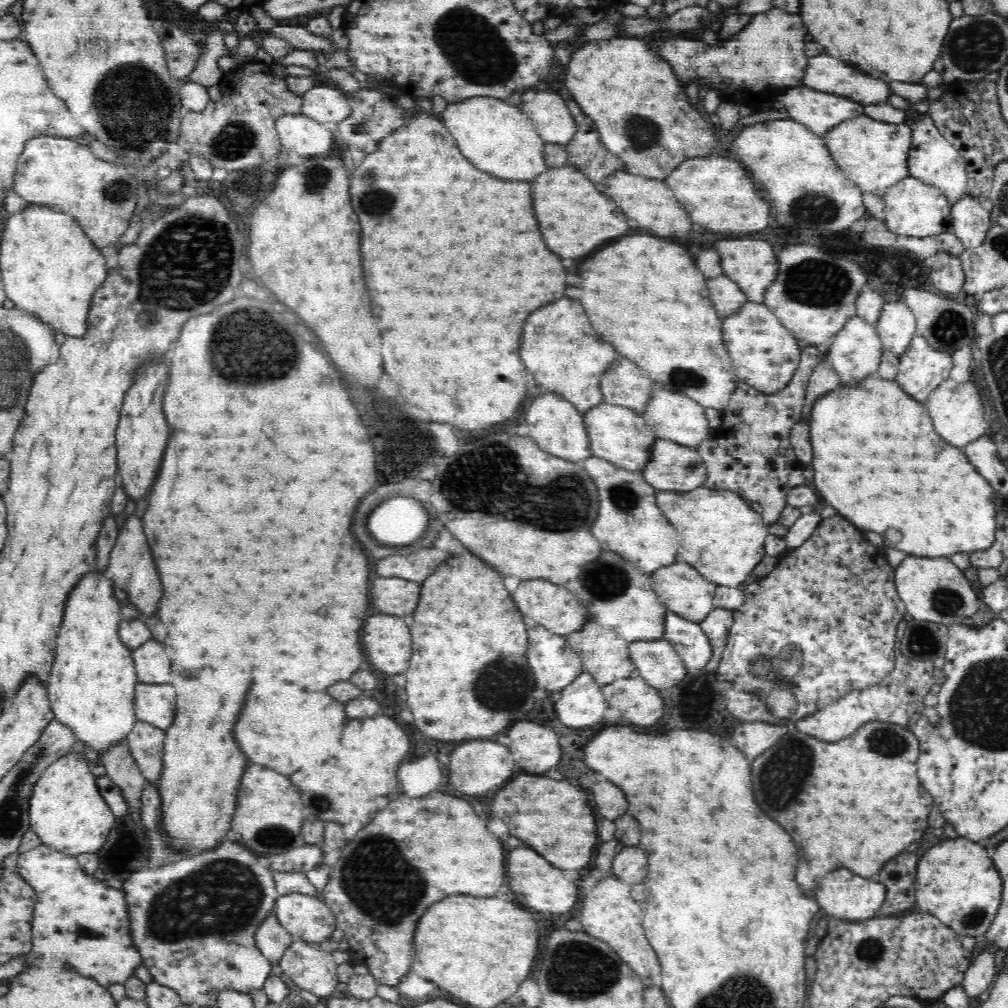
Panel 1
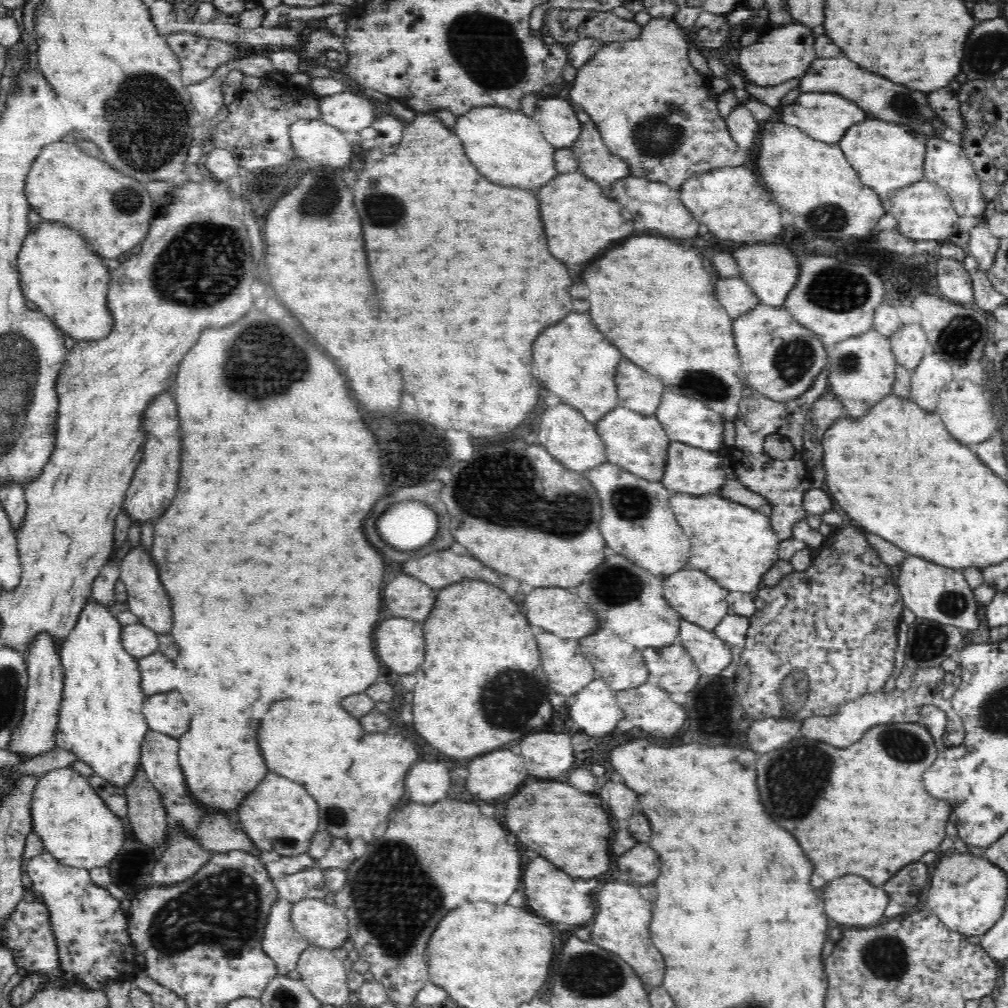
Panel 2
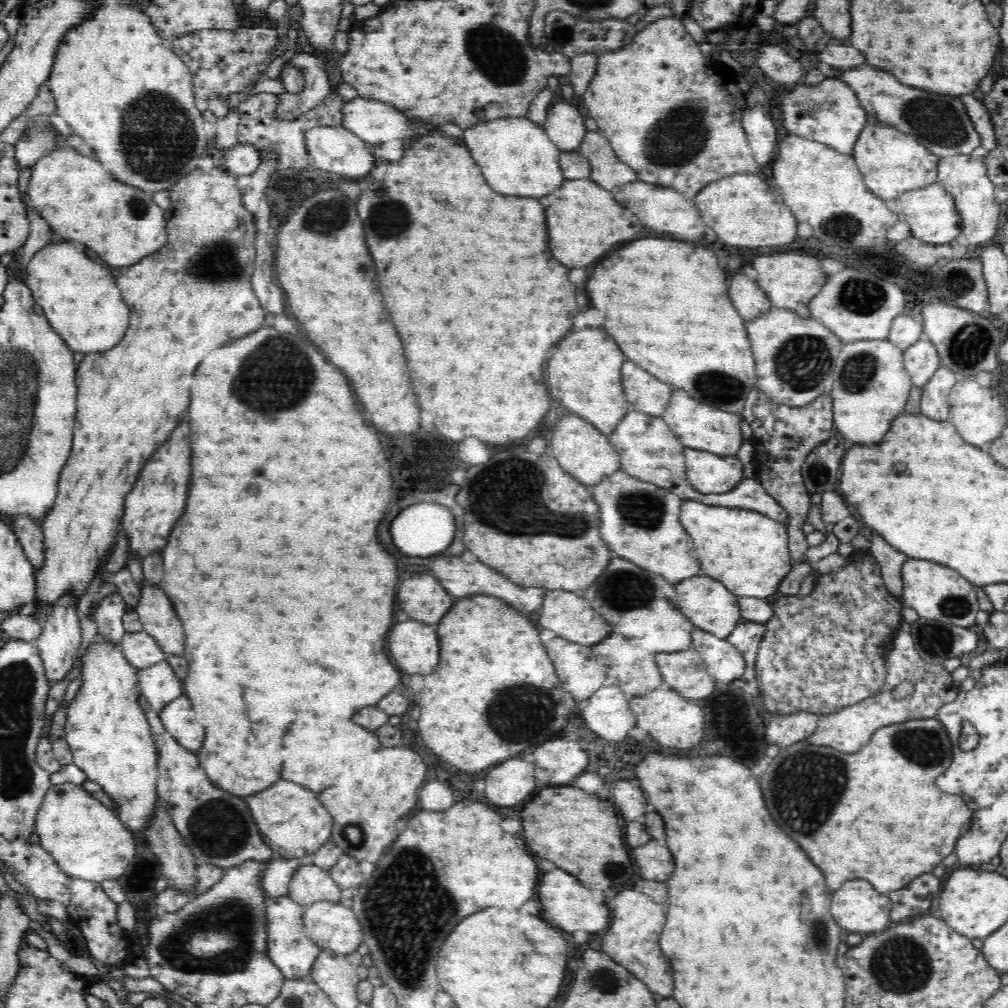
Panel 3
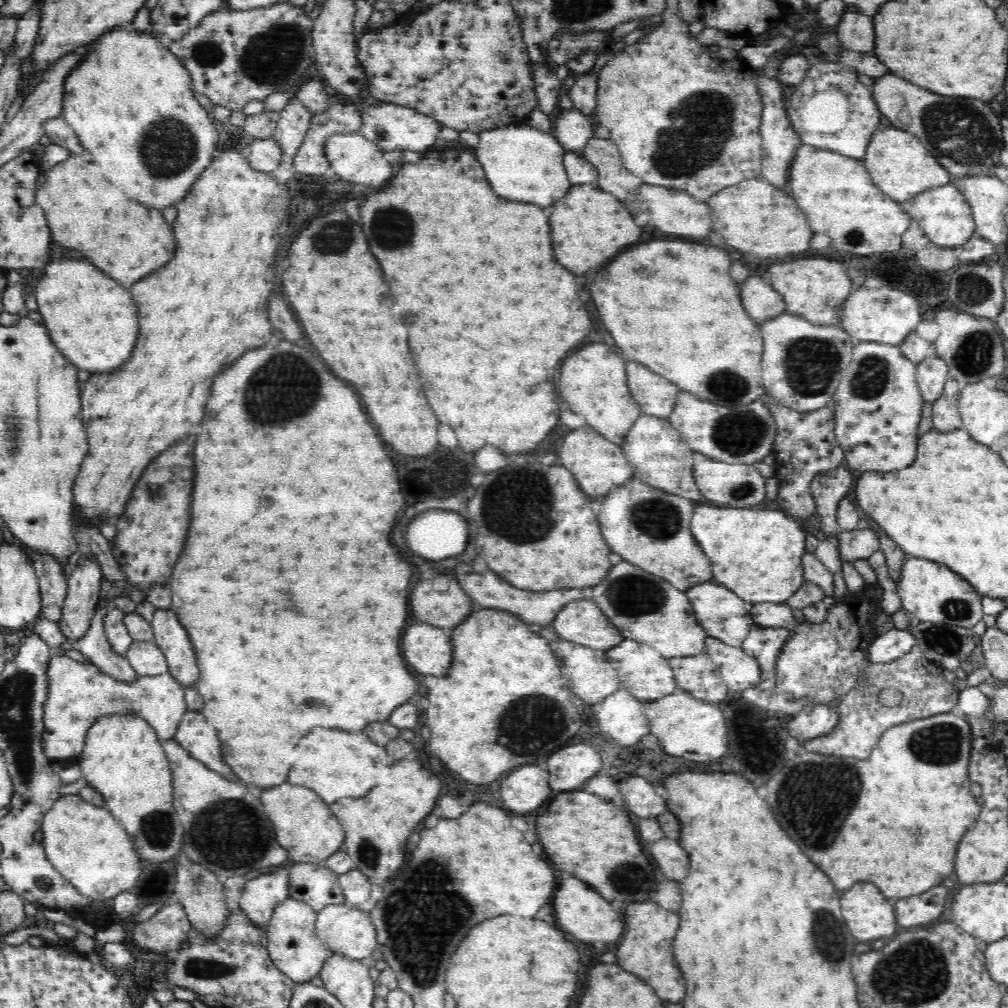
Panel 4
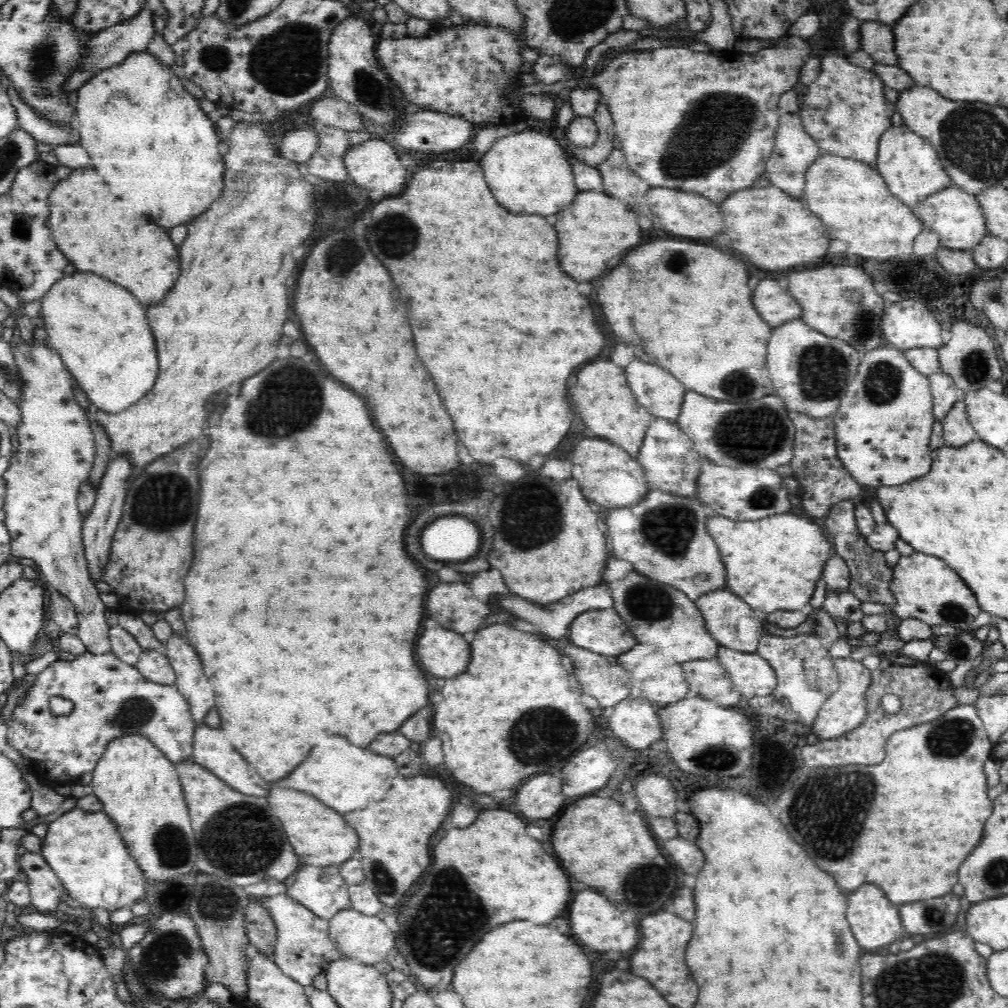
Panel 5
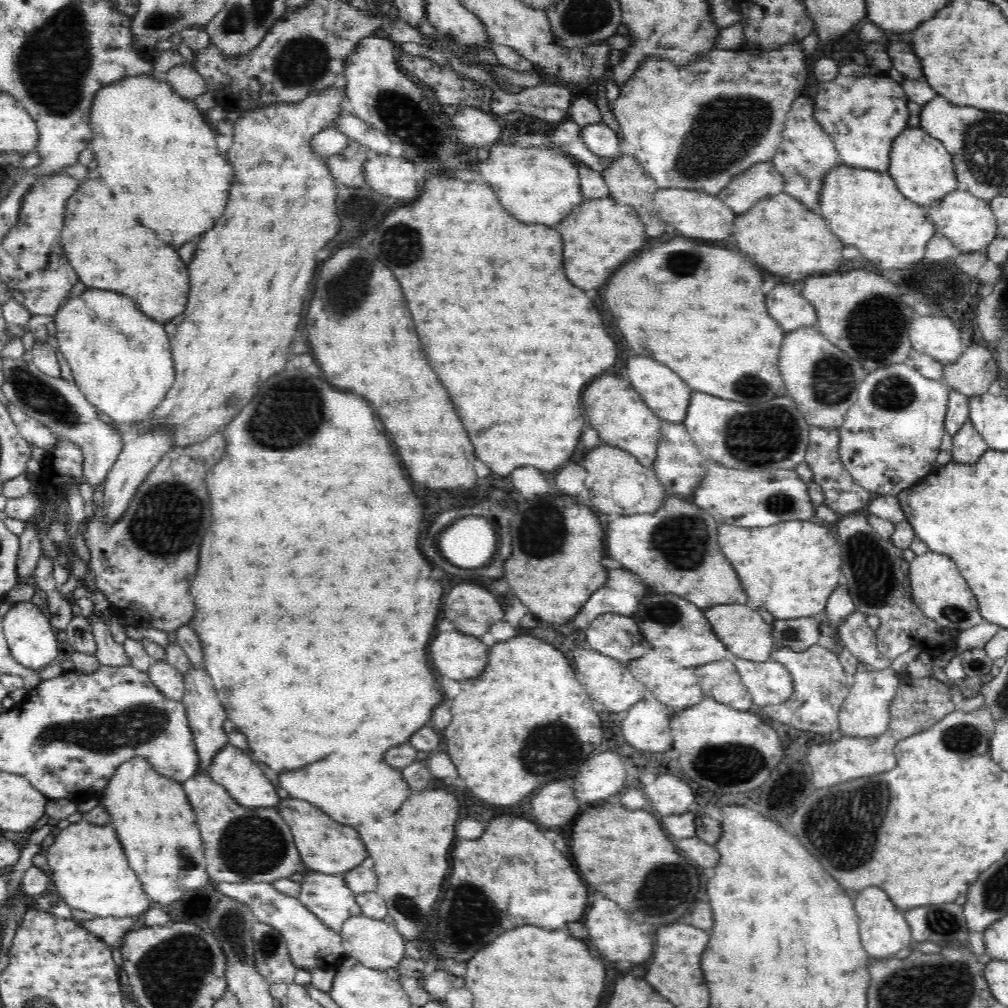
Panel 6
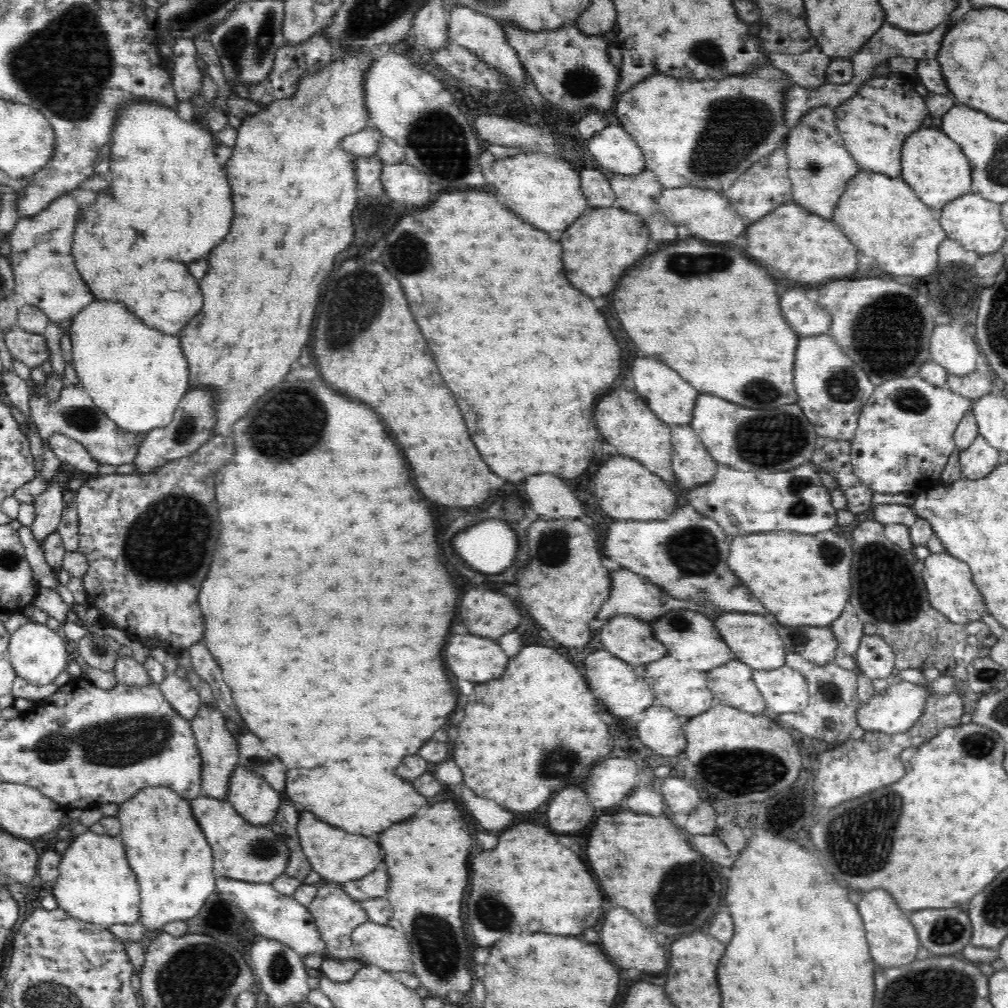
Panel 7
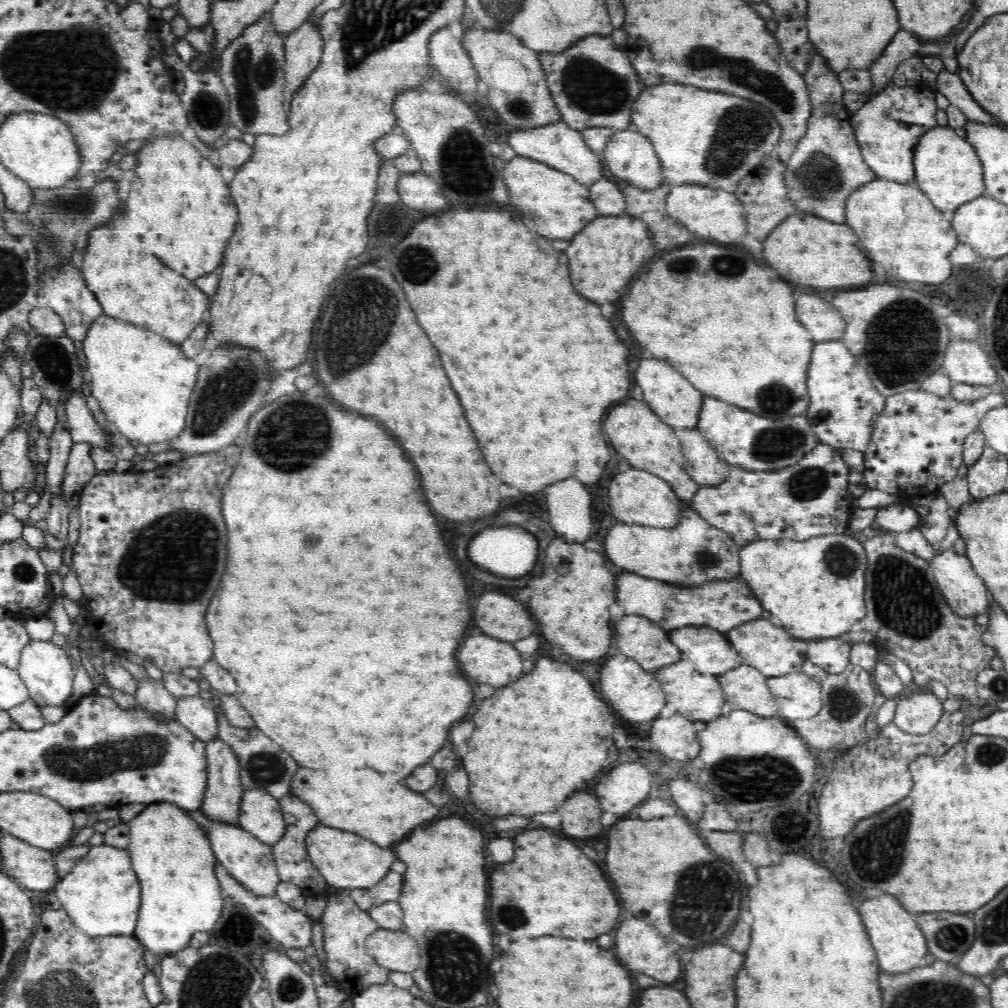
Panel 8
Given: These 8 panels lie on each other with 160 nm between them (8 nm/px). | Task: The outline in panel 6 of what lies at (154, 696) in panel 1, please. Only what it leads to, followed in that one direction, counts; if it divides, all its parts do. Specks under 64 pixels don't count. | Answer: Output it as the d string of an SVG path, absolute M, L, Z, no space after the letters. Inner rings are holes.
M222 745L211 756L211 760L207 764L207 773L218 784L222 785L238 804L250 808L270 808L277 807L279 804L280 797L276 793L276 788L269 779L266 779L260 765L256 764L250 755L234 747L234 745Z

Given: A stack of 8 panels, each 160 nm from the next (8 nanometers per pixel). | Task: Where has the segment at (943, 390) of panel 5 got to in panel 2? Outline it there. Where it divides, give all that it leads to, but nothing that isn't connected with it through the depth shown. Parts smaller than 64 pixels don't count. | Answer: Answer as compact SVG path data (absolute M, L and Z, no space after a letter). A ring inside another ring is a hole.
M916 321L900 326L889 338L897 364L908 370L914 369L923 354L930 351L925 332Z

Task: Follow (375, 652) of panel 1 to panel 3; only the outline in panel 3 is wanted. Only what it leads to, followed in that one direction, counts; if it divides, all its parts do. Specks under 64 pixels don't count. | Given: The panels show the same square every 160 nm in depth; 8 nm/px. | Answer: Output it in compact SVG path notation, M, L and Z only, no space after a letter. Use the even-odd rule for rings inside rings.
M400 622L388 634L390 656L408 674L426 676L438 664L436 626L420 622Z

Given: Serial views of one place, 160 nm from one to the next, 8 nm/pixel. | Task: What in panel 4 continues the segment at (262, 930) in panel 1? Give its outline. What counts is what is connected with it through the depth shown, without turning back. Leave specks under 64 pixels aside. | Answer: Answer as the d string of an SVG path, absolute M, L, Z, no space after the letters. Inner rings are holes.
M288 897L275 906L266 928L269 957L288 978L298 984L319 976L324 961L335 953L318 939L314 922L315 910L309 904Z

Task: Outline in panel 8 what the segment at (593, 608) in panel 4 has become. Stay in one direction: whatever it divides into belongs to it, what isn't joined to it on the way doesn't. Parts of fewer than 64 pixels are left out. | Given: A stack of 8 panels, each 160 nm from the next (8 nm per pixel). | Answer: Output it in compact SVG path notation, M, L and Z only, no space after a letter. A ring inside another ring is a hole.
M622 616L614 622L617 650L640 667L654 672L681 660L681 653L670 642L667 631L640 616Z

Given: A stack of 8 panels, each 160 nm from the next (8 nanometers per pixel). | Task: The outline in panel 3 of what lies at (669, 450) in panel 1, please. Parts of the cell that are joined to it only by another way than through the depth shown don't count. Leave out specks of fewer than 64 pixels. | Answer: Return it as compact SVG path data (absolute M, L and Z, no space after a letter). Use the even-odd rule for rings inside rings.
M683 449L686 480L702 494L724 494L744 478L742 462L736 456L718 456L711 452Z

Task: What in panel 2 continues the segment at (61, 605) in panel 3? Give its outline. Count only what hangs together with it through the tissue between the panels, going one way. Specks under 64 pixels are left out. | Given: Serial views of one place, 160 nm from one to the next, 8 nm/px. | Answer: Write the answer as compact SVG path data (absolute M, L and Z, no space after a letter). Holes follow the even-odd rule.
M41 635L36 638L30 655L27 657L28 684L24 692L24 716L20 725L13 731L11 742L6 751L16 753L24 760L50 752L56 748L59 701L62 700L62 667L60 667L61 647L55 646L50 637Z

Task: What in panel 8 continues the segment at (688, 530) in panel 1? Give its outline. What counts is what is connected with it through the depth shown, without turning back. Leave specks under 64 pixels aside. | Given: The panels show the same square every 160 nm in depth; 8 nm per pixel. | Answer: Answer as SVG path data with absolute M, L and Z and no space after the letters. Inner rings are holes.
M851 532L844 535L812 536L808 540L754 540L739 548L739 578L755 599L771 612L774 621L784 626L789 635L800 641L822 638L847 637L852 626L866 614L864 589L866 589L866 551Z

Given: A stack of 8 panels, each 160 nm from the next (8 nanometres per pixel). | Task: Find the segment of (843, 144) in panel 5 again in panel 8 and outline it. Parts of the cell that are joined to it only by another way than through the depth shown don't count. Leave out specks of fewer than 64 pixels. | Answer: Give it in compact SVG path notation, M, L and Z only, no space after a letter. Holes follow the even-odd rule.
M889 81L886 86L868 97L863 108L850 116L850 124L855 132L864 162L878 179L893 181L897 184L913 184L915 172L911 164L916 142L924 132L938 127L935 93L919 86L897 86Z

